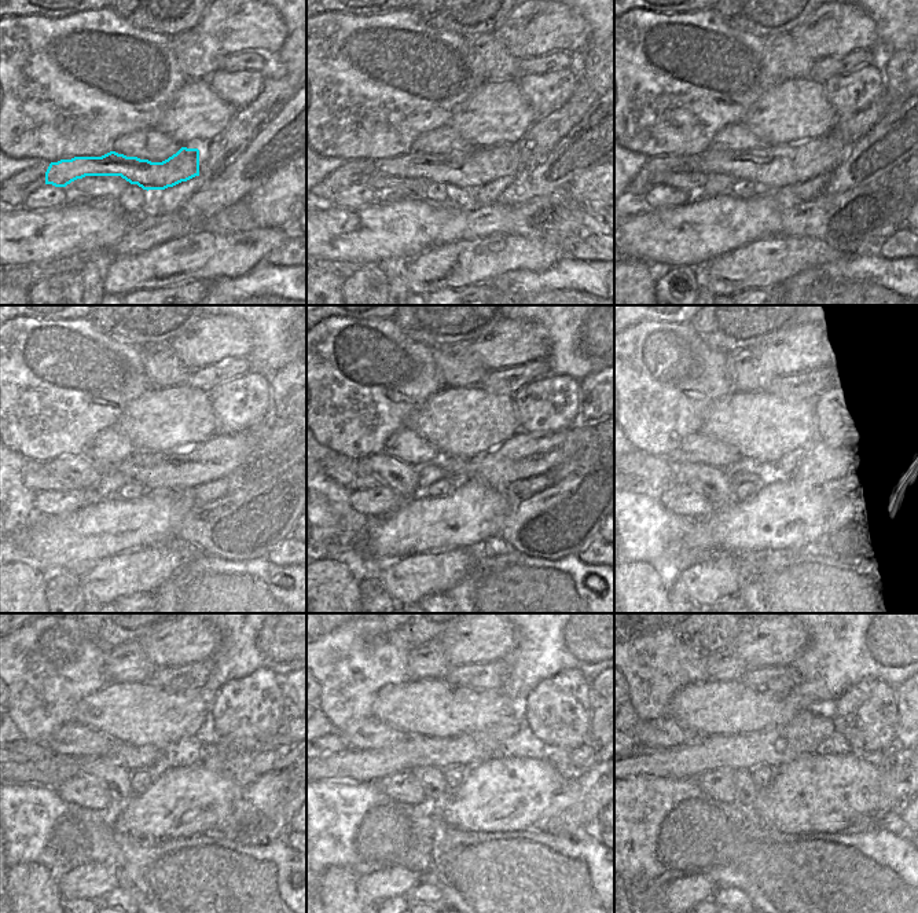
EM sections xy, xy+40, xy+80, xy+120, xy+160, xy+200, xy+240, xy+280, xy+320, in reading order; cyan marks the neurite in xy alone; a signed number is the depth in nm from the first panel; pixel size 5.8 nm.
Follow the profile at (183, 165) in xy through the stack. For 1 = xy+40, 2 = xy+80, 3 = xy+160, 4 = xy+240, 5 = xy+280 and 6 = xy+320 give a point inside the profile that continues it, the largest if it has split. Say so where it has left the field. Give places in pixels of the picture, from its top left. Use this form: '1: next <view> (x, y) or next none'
1: next xy+40 (470, 169)
2: next xy+80 (768, 167)
3: next xy+160 (524, 455)
4: next xy+240 (243, 767)
5: next xy+280 (581, 756)
6: next xy+320 (893, 750)

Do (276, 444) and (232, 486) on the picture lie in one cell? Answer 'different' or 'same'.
same

